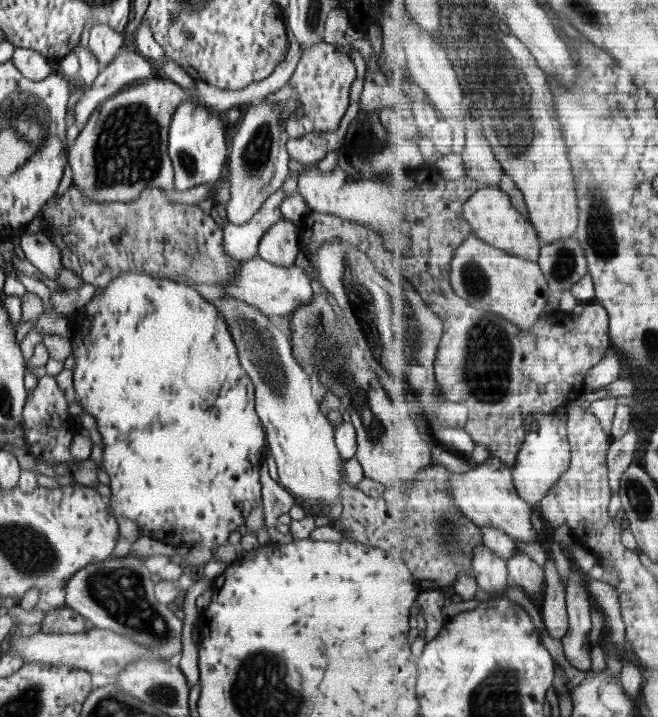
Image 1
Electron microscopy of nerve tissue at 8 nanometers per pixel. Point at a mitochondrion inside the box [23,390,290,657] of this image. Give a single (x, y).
(120, 592)

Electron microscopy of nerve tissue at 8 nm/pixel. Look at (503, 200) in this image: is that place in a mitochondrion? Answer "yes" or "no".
no

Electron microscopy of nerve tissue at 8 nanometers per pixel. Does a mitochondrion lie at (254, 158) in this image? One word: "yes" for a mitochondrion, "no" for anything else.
yes

